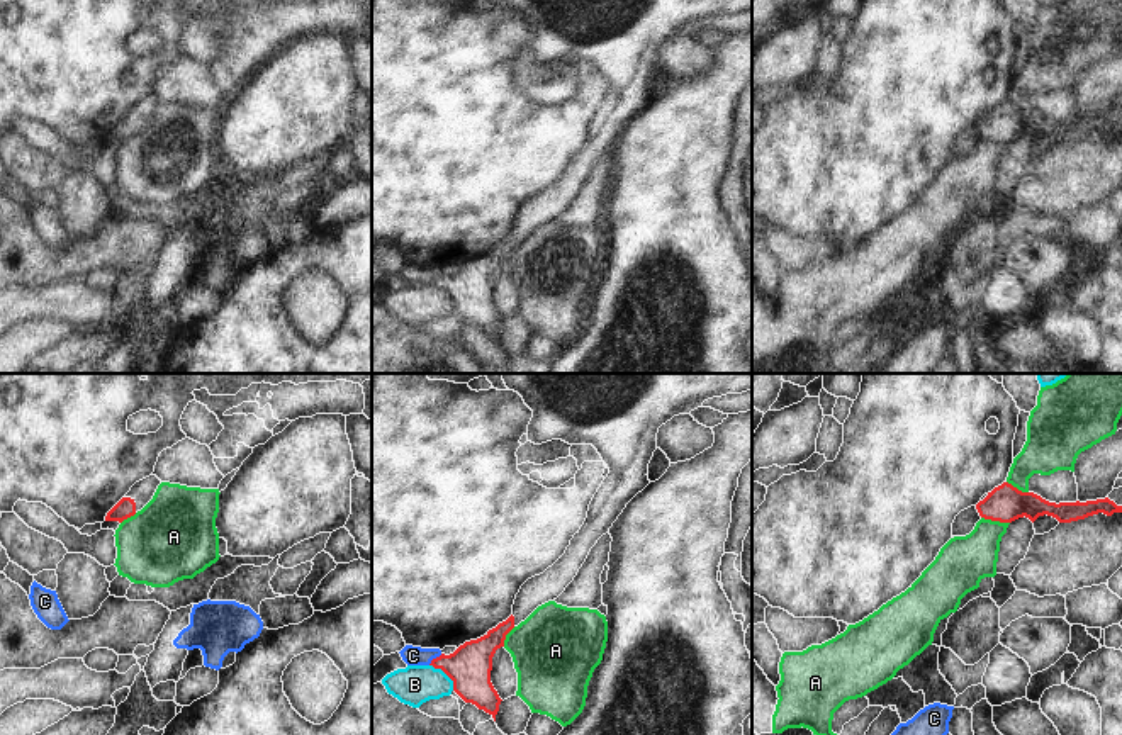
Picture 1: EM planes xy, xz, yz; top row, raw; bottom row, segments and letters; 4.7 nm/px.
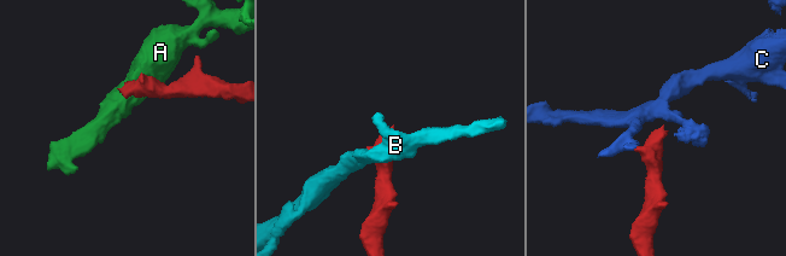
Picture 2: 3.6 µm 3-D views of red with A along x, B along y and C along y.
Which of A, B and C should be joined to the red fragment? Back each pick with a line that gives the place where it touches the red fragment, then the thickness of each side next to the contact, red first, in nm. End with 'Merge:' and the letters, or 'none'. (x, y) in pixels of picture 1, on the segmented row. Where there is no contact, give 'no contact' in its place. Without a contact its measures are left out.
Merge: none

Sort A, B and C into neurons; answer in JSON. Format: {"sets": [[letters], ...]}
{"sets": [["A"], ["B"], ["C"]]}

